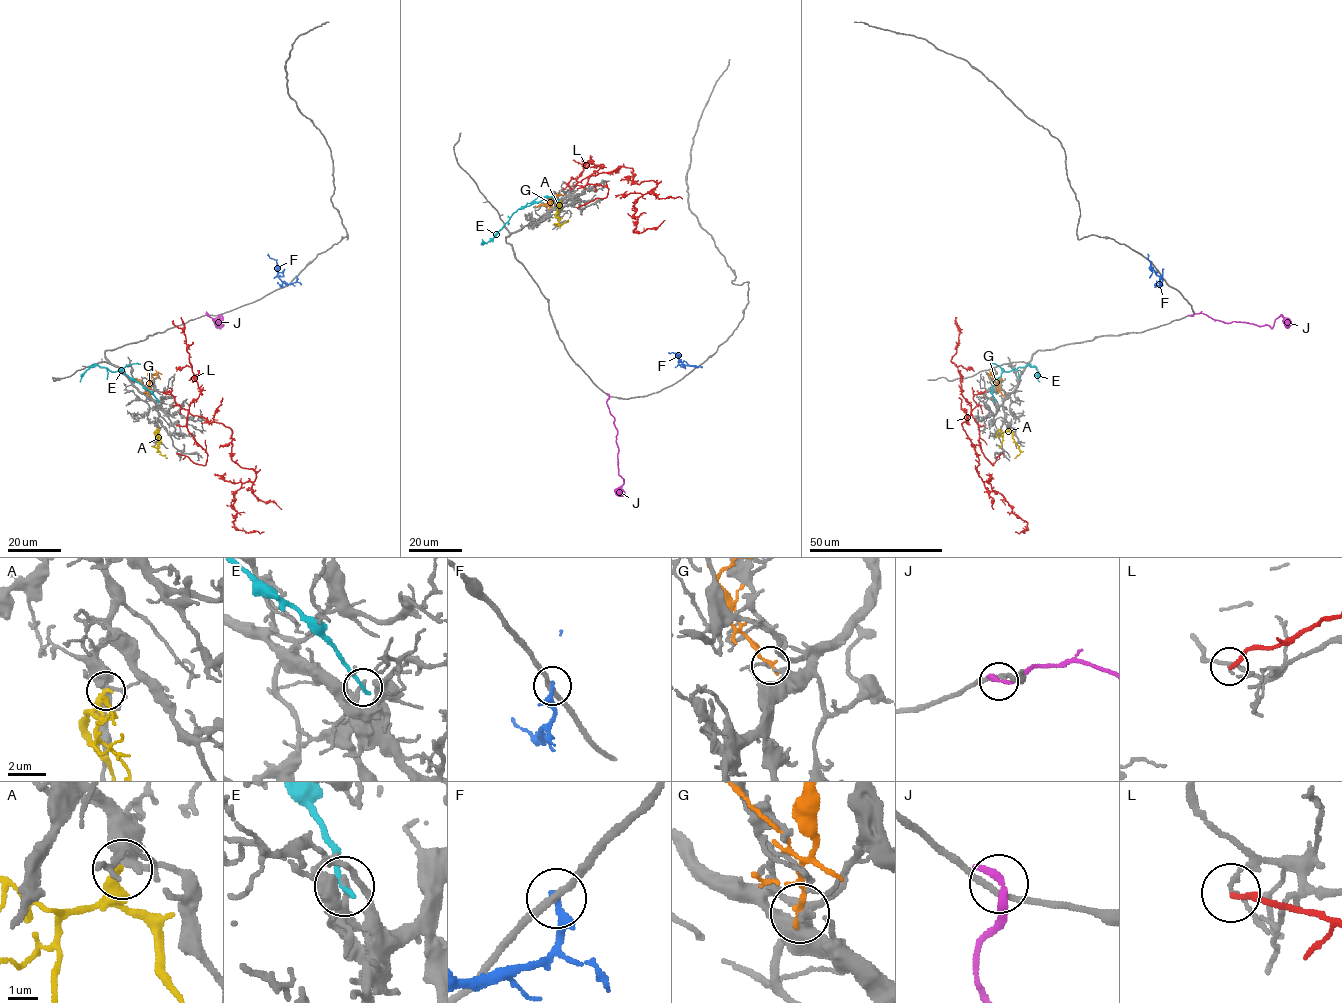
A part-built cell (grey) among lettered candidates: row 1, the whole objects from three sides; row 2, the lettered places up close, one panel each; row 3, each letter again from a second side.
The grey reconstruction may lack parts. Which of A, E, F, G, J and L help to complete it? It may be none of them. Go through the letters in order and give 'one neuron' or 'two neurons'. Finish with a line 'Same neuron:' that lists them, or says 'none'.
A: one neuron
E: two neurons
F: two neurons
G: two neurons
J: two neurons
L: two neurons
Same neuron: A

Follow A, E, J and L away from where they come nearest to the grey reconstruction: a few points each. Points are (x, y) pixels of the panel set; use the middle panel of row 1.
A: (558, 214), (555, 215), (560, 225), (568, 219)
E: (559, 200), (544, 197), (519, 208), (492, 238), (481, 245)
J: (608, 395), (608, 407), (617, 430), (618, 474), (623, 480), (617, 493)
L: (577, 208), (606, 197), (590, 176), (630, 167), (632, 184), (657, 183), (634, 205), (633, 231), (665, 220)

